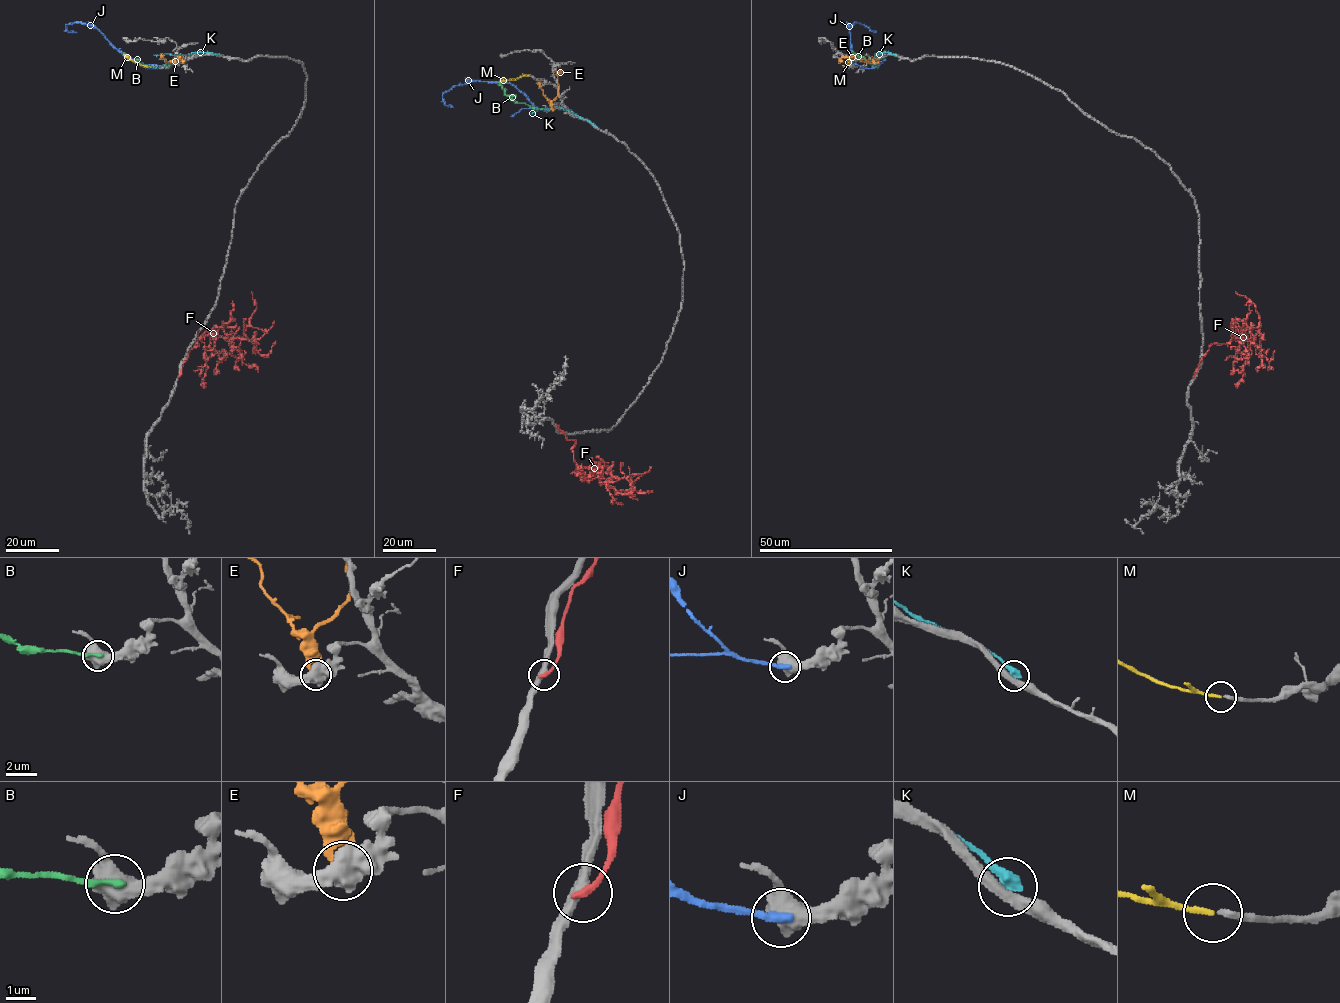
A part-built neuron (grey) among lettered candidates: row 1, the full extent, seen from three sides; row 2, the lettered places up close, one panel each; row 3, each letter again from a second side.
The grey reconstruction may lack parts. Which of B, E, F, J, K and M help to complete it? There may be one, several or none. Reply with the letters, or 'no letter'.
M

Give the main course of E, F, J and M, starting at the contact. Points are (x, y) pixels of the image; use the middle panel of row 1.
E: (552, 108), (552, 101), (558, 94), (560, 70)
F: (556, 425), (576, 442), (578, 472), (598, 474), (620, 492), (633, 486), (628, 467)
J: (546, 110), (537, 108), (511, 84), (474, 80), (453, 86), (443, 93), (444, 103), (453, 106)
M: (528, 75), (500, 81)

